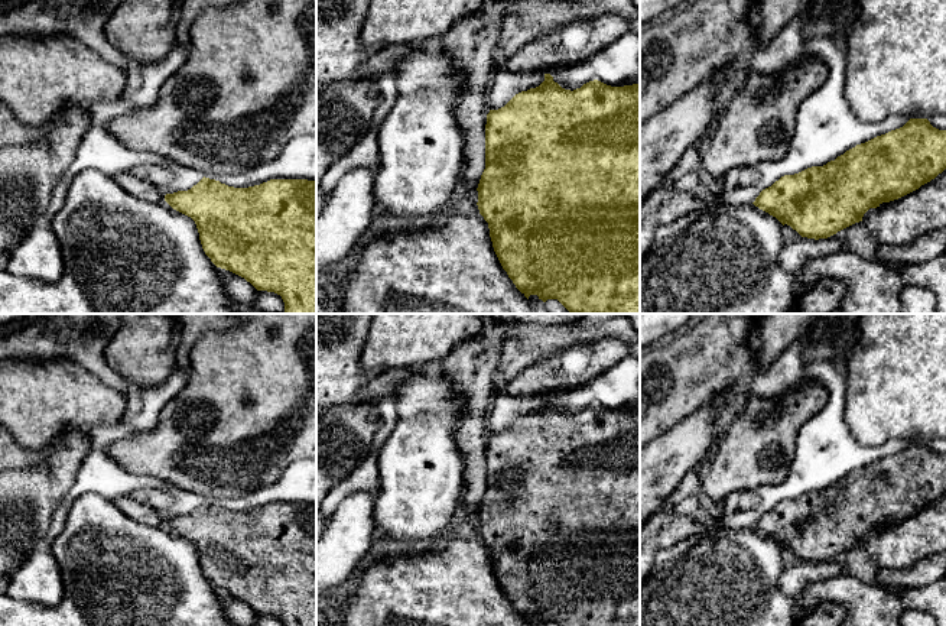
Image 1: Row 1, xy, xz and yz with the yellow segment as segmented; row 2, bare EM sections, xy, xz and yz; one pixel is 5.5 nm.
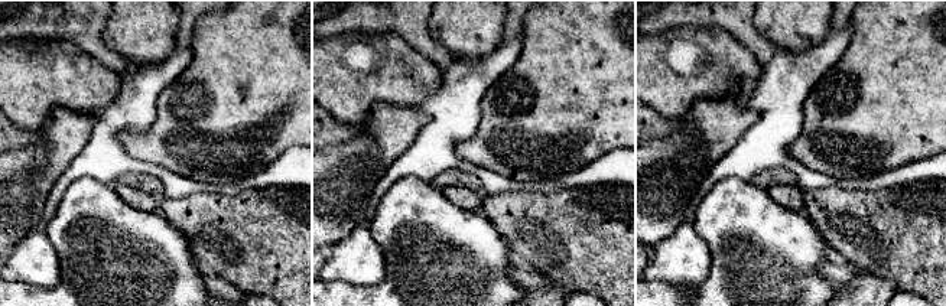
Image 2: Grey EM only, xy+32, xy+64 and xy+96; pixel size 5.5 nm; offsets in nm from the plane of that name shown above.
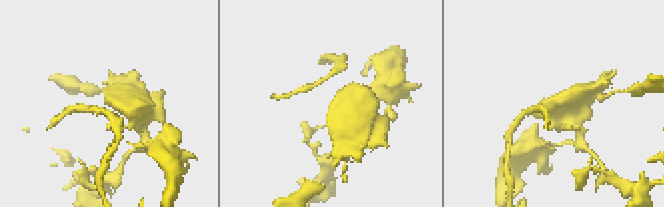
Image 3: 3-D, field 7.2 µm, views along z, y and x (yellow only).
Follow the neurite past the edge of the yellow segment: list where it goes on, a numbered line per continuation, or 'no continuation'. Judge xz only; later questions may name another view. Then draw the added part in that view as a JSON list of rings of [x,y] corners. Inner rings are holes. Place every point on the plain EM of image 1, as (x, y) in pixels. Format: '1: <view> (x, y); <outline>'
no continuation

